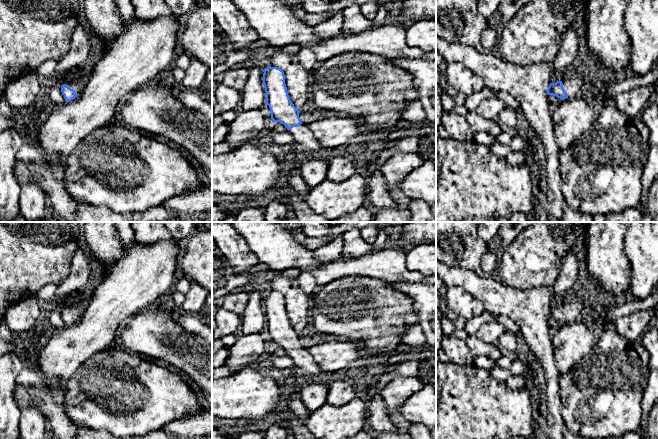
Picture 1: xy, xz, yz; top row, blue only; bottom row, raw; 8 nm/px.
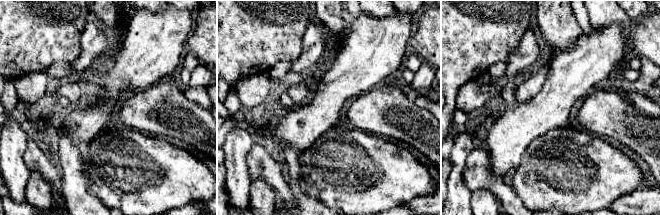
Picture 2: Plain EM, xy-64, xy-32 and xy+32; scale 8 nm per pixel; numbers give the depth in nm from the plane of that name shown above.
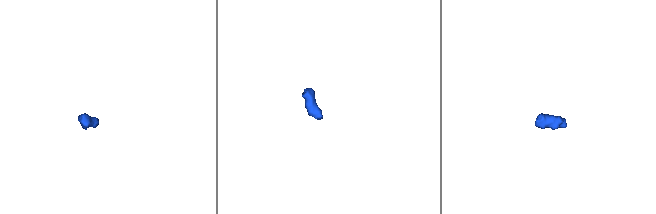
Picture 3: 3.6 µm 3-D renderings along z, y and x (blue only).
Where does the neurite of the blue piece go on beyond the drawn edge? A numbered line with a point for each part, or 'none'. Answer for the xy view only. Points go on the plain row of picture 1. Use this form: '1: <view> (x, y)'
1: xy (79, 307)

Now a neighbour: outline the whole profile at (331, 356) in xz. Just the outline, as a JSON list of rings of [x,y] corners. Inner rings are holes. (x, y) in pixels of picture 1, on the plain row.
[[[326,341],[309,349],[315,364],[328,373],[344,371],[349,365],[367,354],[367,344],[362,342]]]

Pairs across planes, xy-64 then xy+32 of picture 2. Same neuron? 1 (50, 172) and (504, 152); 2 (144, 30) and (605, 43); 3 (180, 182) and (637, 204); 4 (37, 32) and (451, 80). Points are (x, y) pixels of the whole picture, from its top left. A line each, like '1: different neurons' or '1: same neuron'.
1: different neurons
2: same neuron
3: different neurons
4: same neuron

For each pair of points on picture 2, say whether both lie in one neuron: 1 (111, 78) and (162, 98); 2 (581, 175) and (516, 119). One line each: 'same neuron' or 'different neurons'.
1: different neurons
2: different neurons

